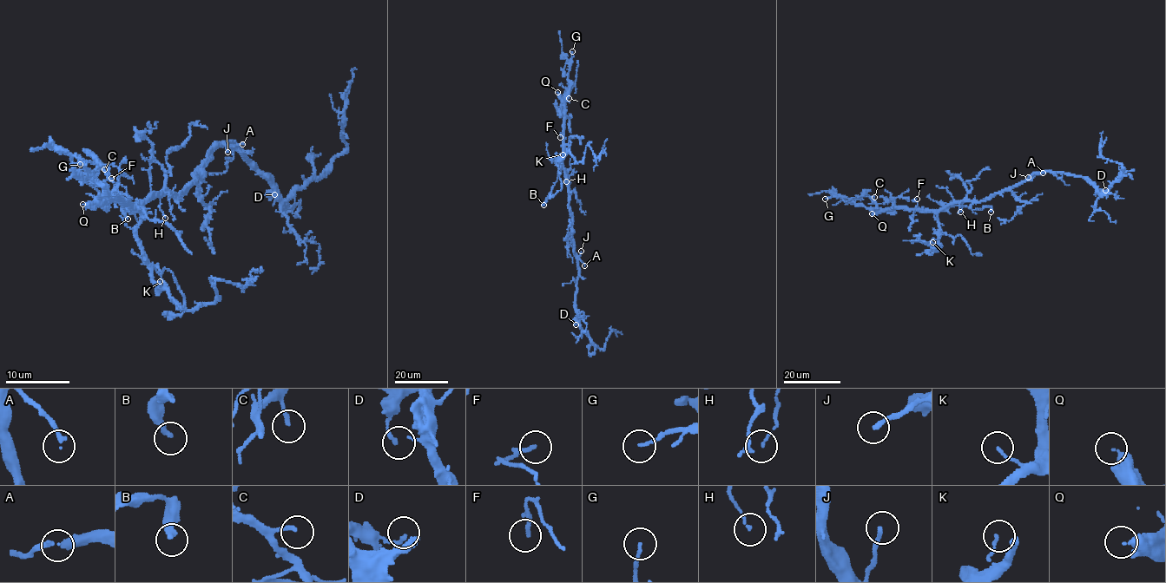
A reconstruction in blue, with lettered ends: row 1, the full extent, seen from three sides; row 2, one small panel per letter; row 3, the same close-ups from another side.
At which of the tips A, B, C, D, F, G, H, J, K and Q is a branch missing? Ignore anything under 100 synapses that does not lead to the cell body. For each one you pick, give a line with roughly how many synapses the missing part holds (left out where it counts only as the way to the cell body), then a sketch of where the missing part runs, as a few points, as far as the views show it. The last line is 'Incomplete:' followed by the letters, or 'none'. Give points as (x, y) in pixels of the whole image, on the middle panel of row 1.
Q: 500 syn | (557, 92), (552, 87), (543, 87), (542, 81), (537, 108), (514, 176), (514, 245)
Incomplete: Q

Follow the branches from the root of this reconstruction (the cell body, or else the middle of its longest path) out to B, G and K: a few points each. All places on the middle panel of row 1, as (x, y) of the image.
B: (572, 221), (566, 175), (562, 169), (543, 205)
G: (572, 221), (563, 161), (563, 97), (569, 90), (567, 75), (572, 51)
K: (572, 221), (565, 169), (563, 159), (557, 159), (563, 154)

